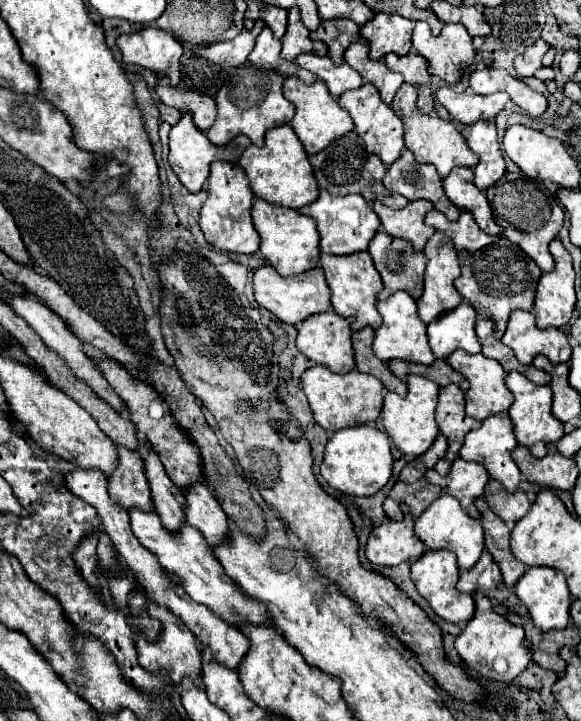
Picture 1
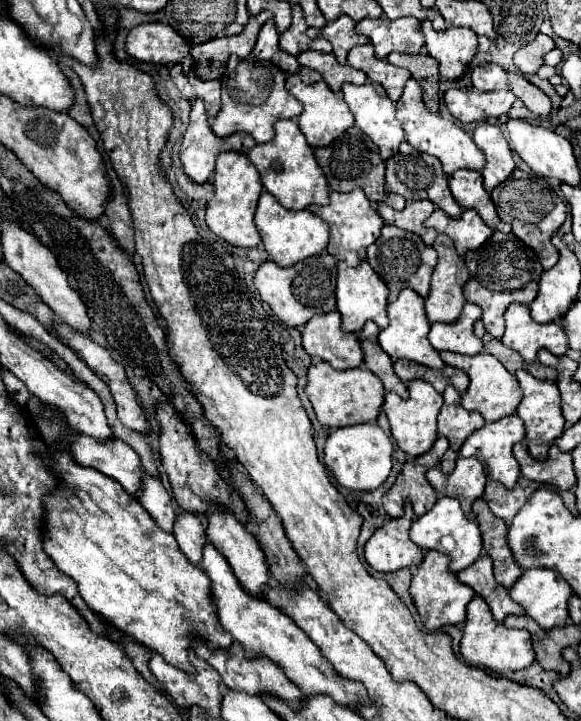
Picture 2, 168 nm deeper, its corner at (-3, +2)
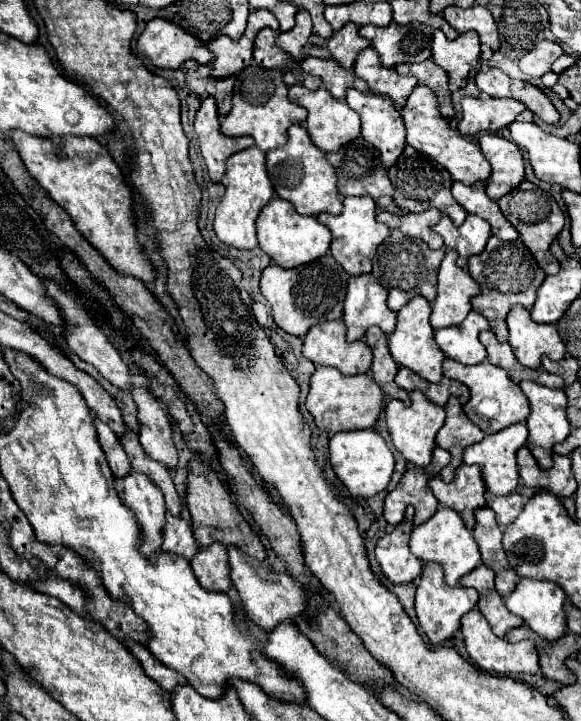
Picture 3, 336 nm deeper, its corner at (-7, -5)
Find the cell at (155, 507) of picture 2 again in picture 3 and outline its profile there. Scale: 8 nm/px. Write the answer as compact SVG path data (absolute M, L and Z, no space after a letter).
M166 512L166 524L162 528L162 548L164 552L174 552L184 556L186 560L190 560L196 554L196 540L190 528L190 522L180 518L180 516L172 516L170 512Z

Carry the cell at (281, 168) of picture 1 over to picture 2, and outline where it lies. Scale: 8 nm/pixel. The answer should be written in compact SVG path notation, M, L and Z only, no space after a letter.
M280 119L274 125L276 135L272 141L256 145L248 157L250 161L256 165L262 185L266 187L266 191L270 191L280 205L284 205L286 209L292 211L302 211L308 205L316 203L316 205L328 205L330 197L328 197L328 181L324 177L322 167L318 165L316 157L314 157L314 149L308 145L308 141L304 139L300 127L296 121L290 119Z

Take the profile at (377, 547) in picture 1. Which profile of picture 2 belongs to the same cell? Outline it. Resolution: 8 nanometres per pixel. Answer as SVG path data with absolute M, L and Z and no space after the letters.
M410 515L390 519L366 543L366 561L374 571L394 573L404 567L420 565L424 559L422 549L410 541L408 531L412 525Z

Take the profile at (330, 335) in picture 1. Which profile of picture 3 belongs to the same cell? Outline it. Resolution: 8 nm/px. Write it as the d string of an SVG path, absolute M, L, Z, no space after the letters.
M342 320L322 322L304 336L304 356L318 366L334 366L344 374L366 374L372 364L370 348L358 342L346 342Z

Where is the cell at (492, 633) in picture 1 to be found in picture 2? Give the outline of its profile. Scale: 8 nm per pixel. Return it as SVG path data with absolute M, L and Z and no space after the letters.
M478 595L468 603L468 609L466 609L460 653L466 663L480 667L480 669L496 671L496 673L510 673L510 671L526 669L534 661L530 633L526 629L508 629L502 623L496 623L492 619L492 613L490 613L486 601L482 601L482 597L478 597Z

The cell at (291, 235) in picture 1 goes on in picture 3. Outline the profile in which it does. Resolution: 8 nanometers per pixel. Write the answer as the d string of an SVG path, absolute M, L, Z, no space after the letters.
M274 196L260 212L256 220L256 232L260 248L282 268L294 268L308 264L320 256L324 256L330 248L330 230L320 224L314 216L302 216L294 210L294 206L278 196Z

